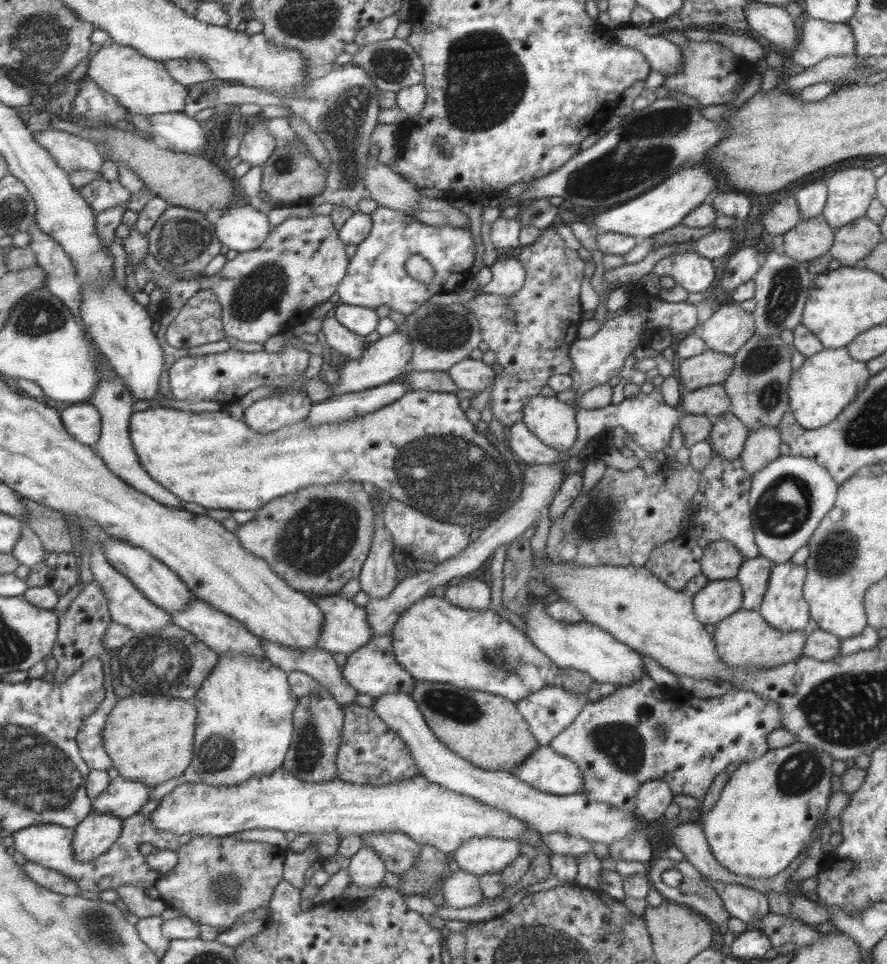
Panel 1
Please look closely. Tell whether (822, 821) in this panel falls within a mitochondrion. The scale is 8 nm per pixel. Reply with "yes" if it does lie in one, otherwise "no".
no

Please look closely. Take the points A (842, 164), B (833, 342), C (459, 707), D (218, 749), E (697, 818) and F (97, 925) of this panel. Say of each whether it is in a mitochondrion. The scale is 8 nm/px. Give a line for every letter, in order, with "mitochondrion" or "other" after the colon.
A: other
B: other
C: mitochondrion
D: mitochondrion
E: other
F: mitochondrion

